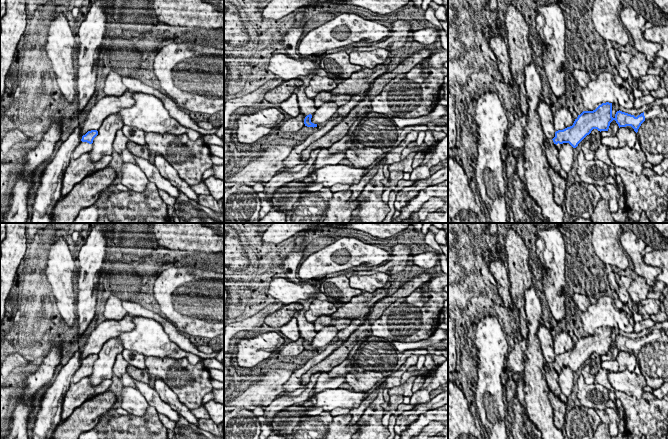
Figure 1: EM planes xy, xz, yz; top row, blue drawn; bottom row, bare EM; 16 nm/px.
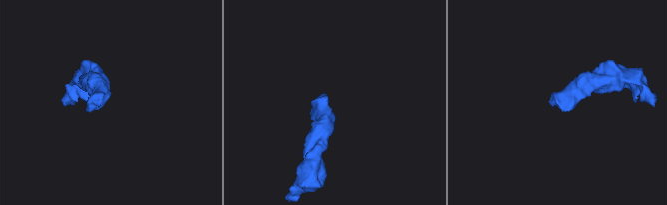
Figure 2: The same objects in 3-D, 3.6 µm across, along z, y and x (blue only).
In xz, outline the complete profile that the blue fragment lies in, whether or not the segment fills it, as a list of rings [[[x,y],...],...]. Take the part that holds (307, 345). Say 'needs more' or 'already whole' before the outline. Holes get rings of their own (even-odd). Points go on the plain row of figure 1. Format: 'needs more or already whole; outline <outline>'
needs more; outline [[[311,296],[308,300],[298,300],[297,303],[303,305],[303,309],[298,311],[294,317],[297,319],[298,328],[300,332],[300,338],[305,341],[304,348],[307,351],[317,351],[317,348],[311,346],[312,339],[316,335],[314,324],[308,322],[305,318],[305,312],[309,310],[310,304],[313,301]]]

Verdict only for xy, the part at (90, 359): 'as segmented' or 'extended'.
extended

